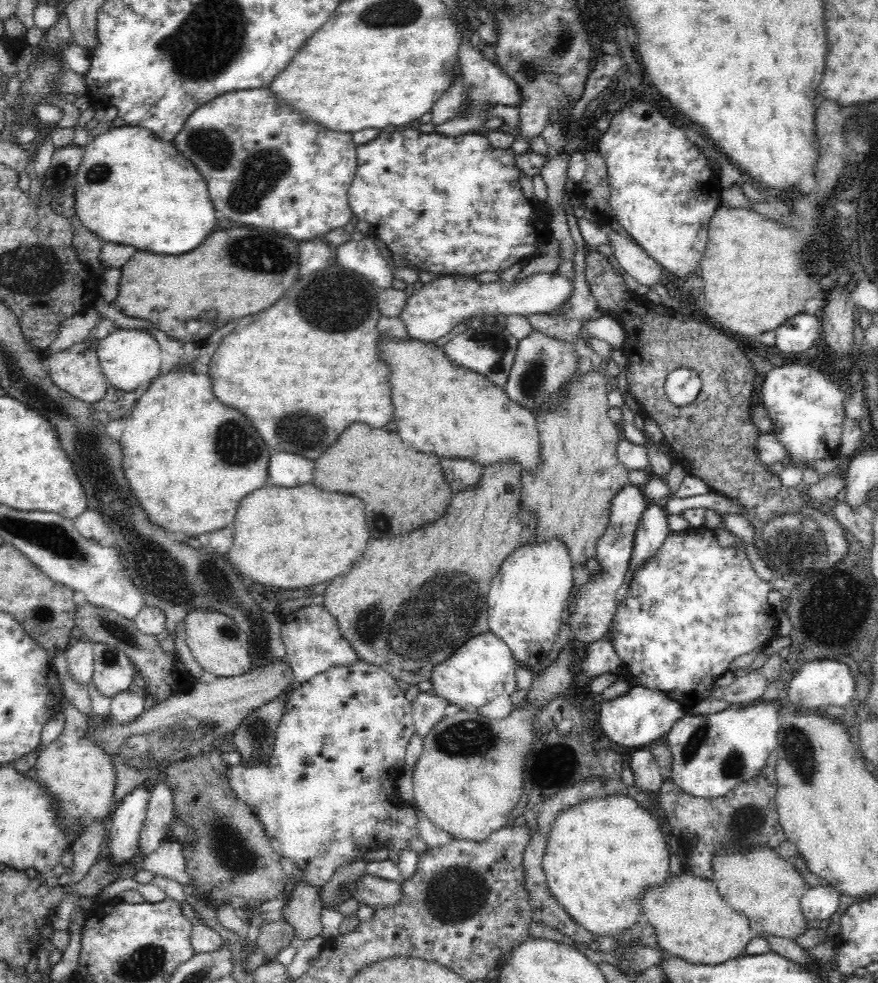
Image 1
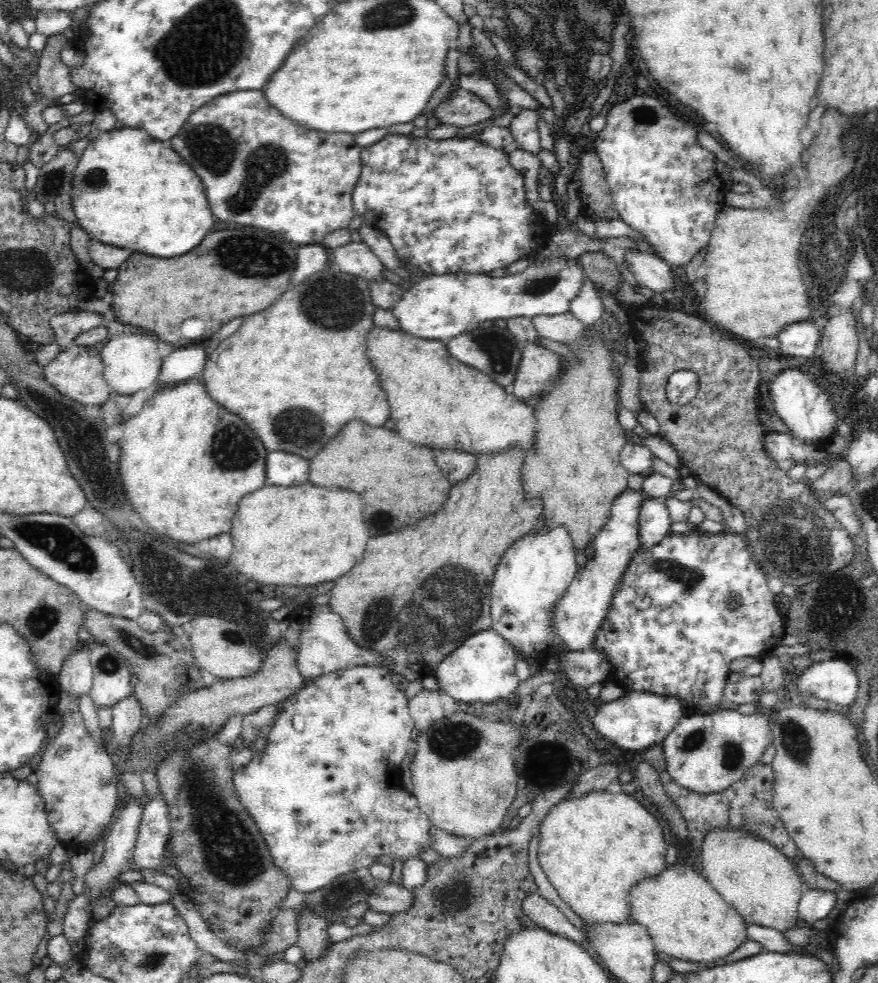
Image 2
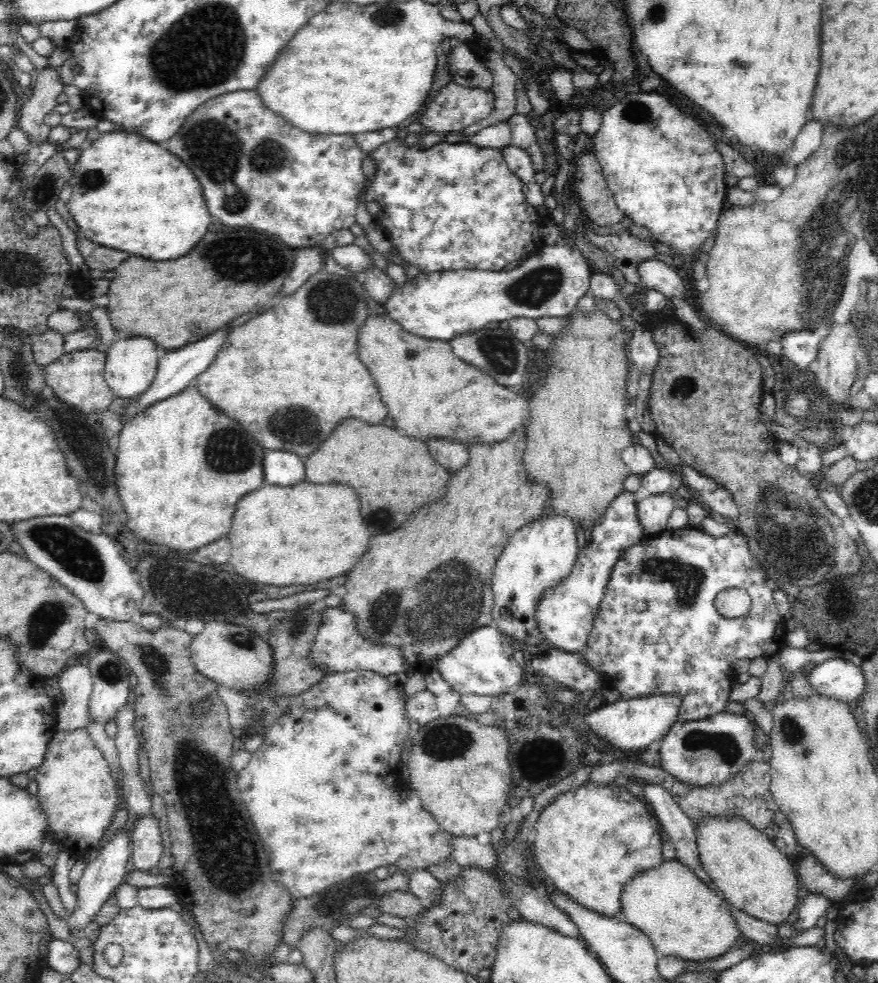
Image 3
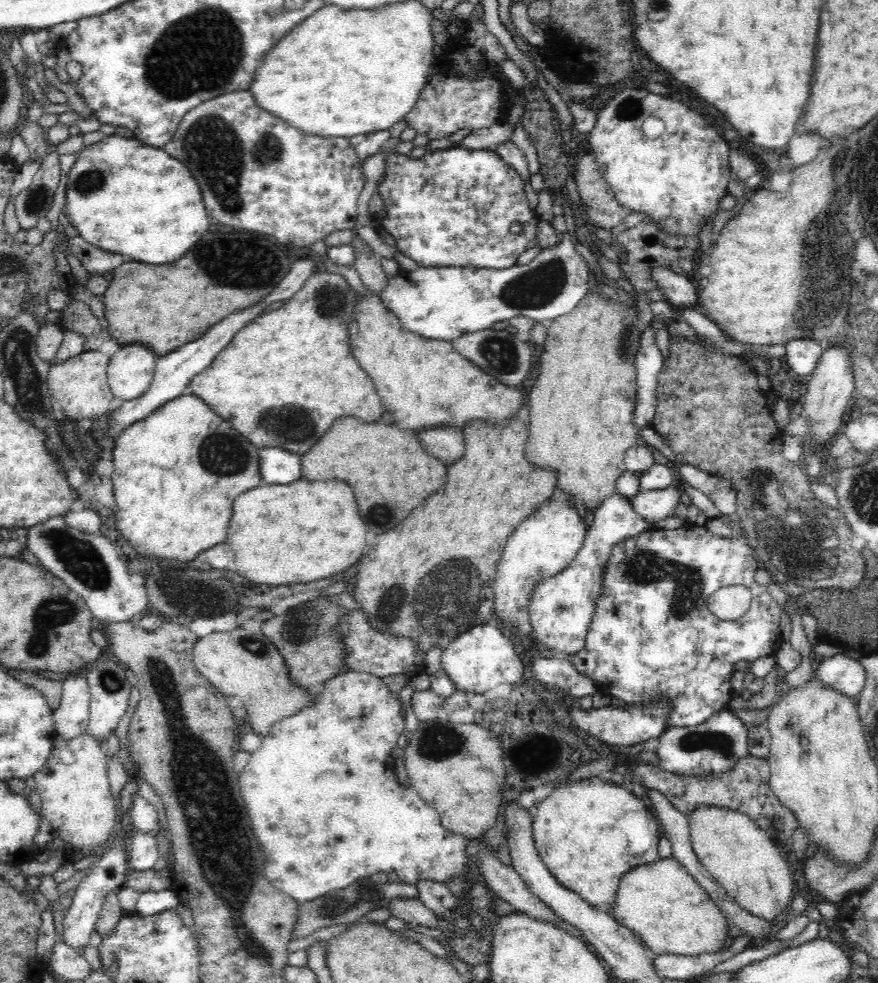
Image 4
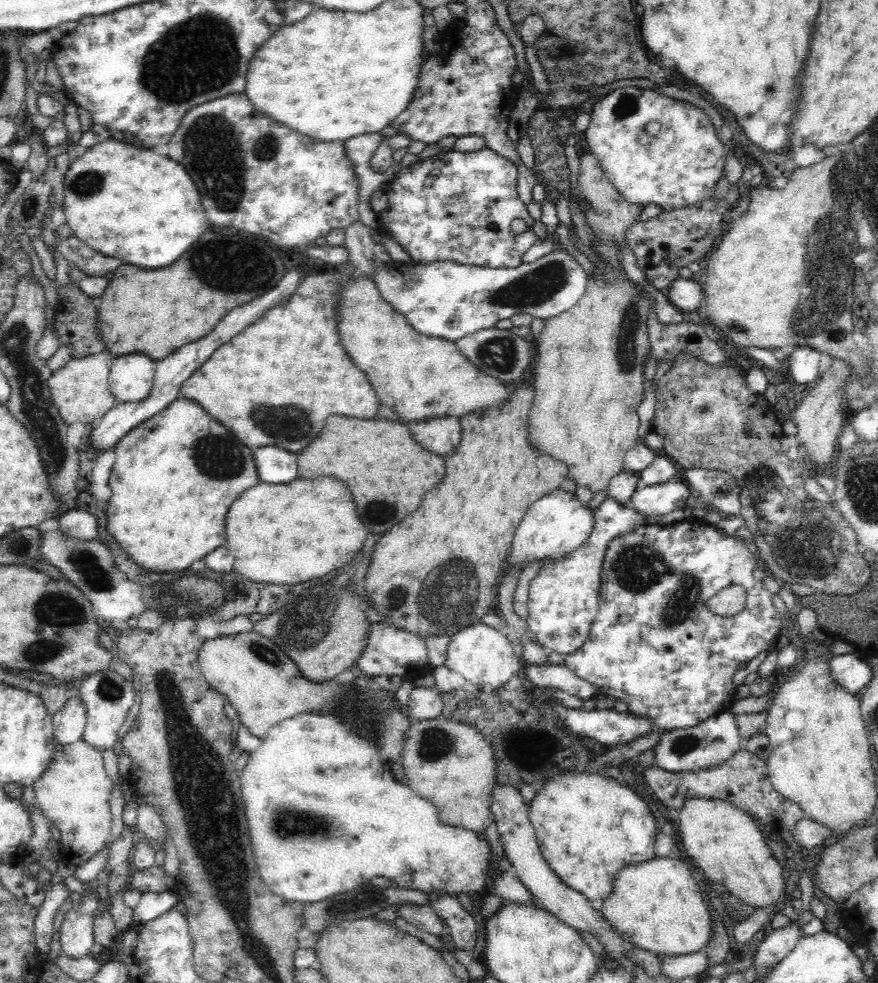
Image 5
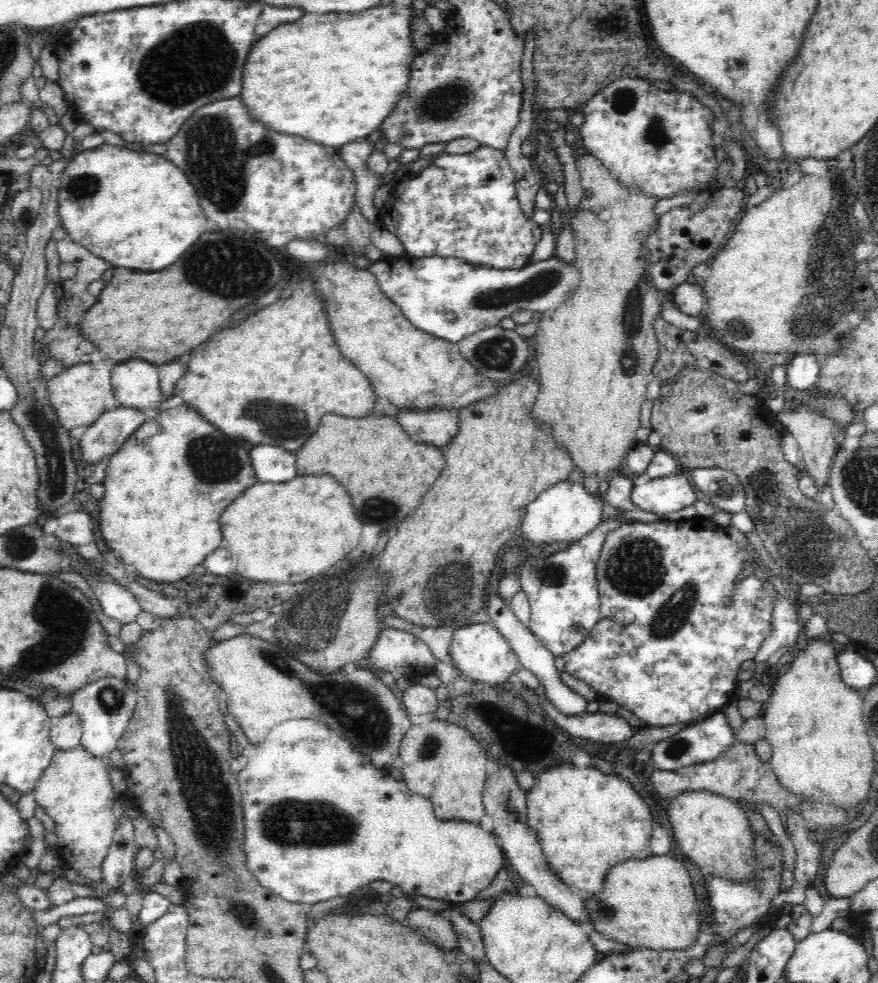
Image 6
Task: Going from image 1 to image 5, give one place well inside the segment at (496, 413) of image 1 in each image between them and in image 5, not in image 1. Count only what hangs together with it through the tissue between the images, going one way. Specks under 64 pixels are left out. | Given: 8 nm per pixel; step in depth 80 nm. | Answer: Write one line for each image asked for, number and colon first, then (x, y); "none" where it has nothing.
2: (435, 400)
3: (430, 393)
4: (422, 382)
5: (428, 380)

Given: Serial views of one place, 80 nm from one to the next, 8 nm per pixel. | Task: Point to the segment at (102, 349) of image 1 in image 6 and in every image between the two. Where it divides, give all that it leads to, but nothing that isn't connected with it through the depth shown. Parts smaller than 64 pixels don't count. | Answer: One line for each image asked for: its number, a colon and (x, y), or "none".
2: (132, 362)
3: (130, 366)
4: (129, 373)
5: (131, 376)
6: (135, 383)

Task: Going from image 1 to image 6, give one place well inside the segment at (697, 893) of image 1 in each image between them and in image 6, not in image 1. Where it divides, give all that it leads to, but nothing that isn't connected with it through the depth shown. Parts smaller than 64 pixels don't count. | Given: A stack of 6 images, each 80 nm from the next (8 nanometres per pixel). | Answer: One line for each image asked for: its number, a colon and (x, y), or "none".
2: (687, 919)
3: (683, 917)
4: (662, 904)
5: (658, 906)
6: (650, 903)

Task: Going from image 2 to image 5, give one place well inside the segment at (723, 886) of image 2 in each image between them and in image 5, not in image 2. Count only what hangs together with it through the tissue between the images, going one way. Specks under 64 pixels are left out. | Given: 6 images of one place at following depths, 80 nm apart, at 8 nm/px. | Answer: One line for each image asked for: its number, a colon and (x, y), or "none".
3: (752, 875)
4: (739, 856)
5: (726, 843)

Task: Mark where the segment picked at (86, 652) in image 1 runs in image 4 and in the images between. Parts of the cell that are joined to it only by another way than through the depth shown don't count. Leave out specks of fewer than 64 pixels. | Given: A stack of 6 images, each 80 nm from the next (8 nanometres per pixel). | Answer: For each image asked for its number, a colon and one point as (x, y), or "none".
2: (76, 676)
3: (75, 682)
4: (71, 717)

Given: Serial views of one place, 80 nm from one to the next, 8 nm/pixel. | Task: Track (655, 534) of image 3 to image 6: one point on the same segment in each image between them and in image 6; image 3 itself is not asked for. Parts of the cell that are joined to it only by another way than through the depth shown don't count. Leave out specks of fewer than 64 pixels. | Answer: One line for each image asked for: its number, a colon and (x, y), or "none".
4: (653, 507)
5: (662, 498)
6: (668, 494)

